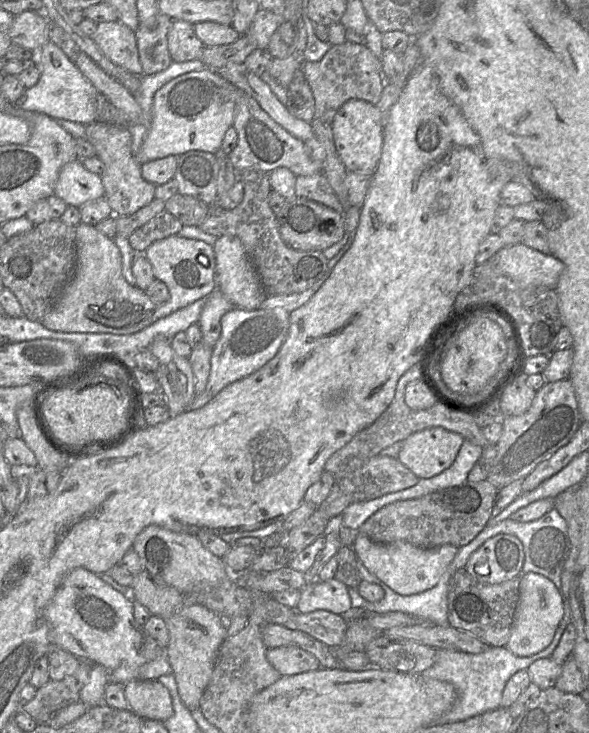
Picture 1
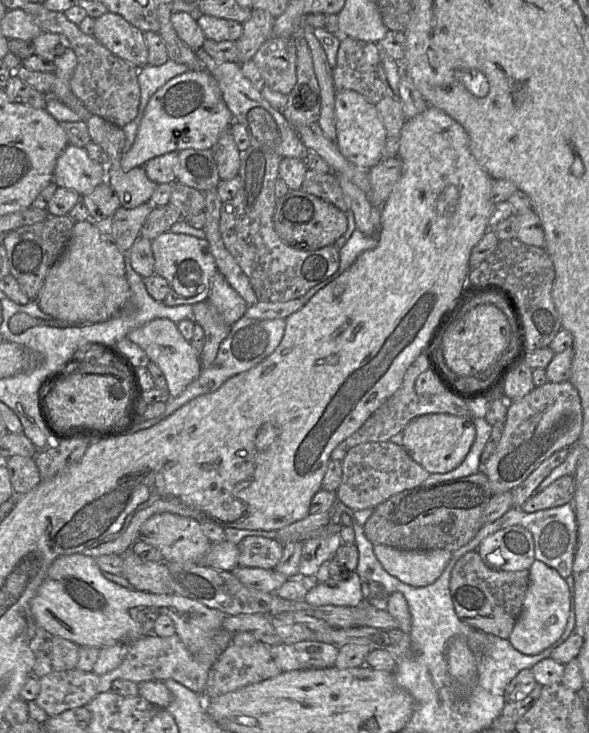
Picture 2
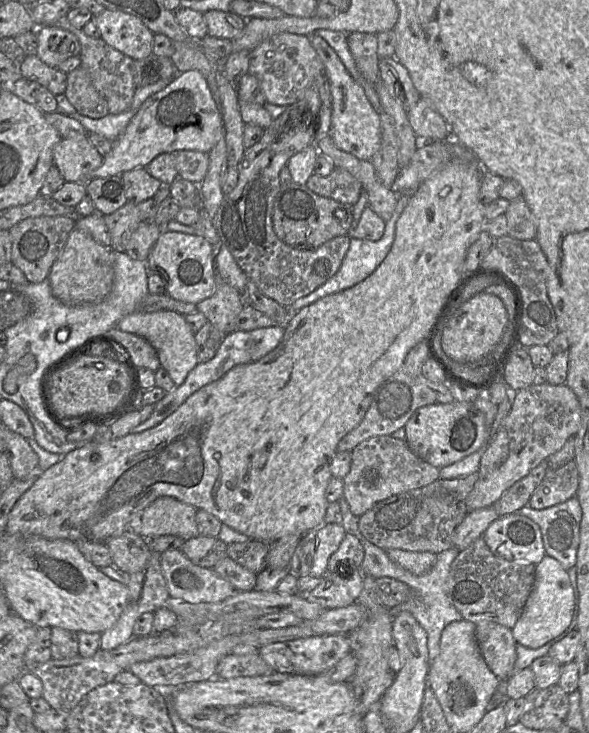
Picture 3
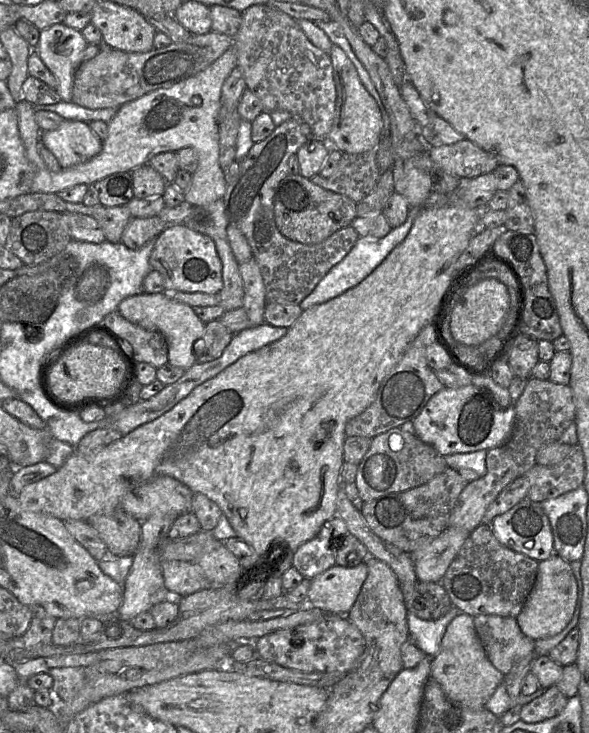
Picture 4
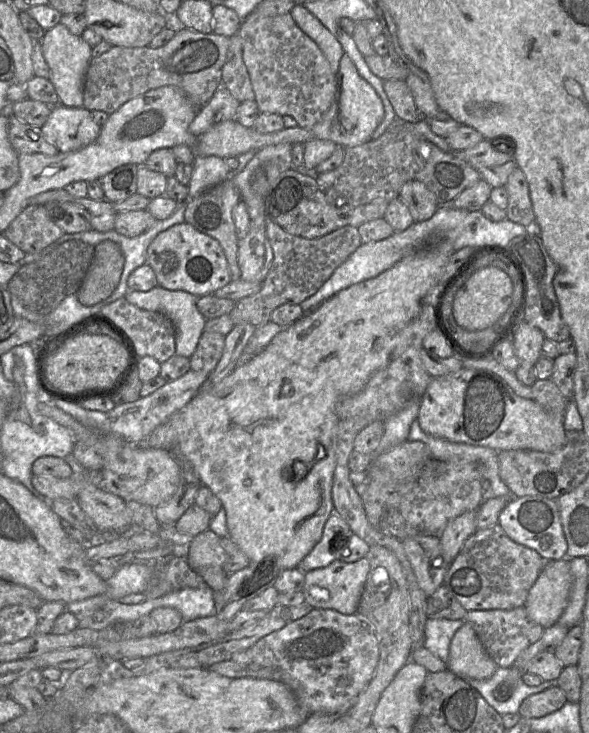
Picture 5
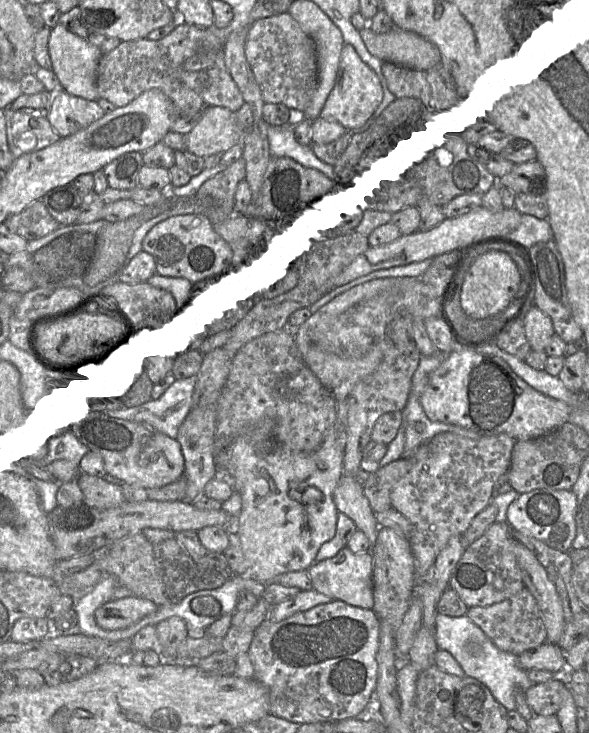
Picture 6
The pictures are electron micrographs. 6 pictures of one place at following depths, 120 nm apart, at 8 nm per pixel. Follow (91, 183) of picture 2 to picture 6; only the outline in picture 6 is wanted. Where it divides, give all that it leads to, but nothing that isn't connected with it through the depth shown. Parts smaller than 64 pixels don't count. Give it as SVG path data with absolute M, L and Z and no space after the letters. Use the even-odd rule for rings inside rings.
M61 89L53 95L47 119L61 138L88 127L103 115L97 101L73 96Z

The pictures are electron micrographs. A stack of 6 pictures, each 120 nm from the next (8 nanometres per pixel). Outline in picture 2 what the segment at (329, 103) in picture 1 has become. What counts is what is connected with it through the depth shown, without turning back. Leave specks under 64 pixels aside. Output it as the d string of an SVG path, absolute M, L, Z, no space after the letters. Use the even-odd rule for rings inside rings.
M343 37L337 51L336 64L332 68L335 90L353 90L362 94L370 103L378 103L384 97L384 86L378 75L379 51L378 43Z

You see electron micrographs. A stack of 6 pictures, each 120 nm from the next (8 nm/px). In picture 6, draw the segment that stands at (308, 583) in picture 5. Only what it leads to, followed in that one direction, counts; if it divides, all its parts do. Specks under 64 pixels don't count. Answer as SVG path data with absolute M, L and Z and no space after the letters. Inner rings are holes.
M344 547L334 557L315 562L307 573L313 590L351 606L373 608L373 557L370 552L354 553L348 547Z

